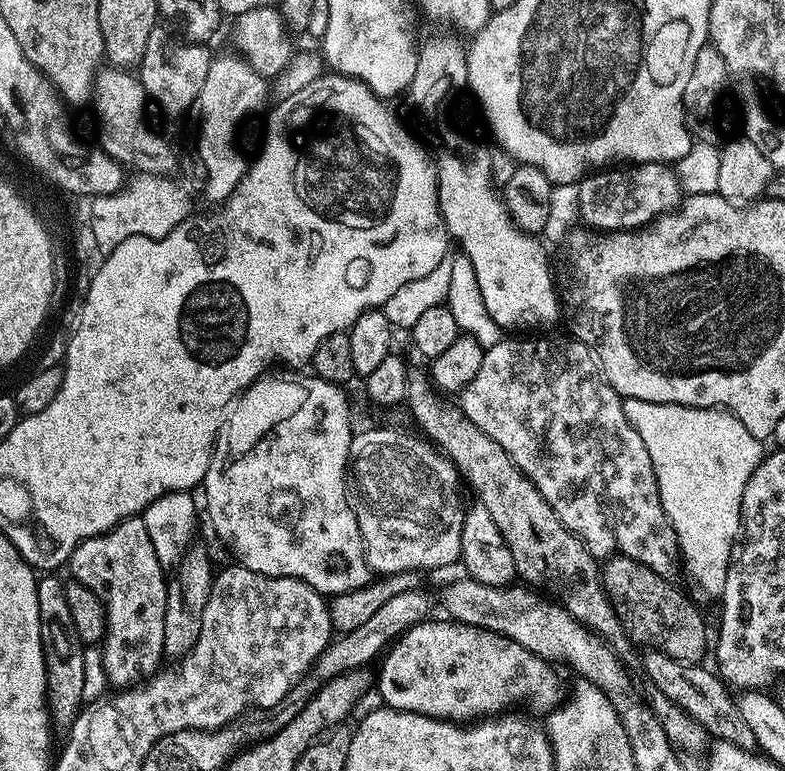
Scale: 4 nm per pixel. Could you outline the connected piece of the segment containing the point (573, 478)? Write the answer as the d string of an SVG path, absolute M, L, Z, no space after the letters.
M508 338L512 340L500 340L491 349L490 347L485 351L482 358L482 366L478 366L478 374L474 374L472 381L467 384L464 391L459 393L458 400L460 400L460 408L462 411L463 419L474 422L474 426L478 426L478 430L483 430L485 434L490 434L490 438L494 438L494 442L498 442L498 446L502 446L502 450L506 450L506 454L510 454L510 458L518 466L518 470L522 470L522 474L526 474L526 478L530 478L530 482L534 482L534 486L538 490L538 494L542 494L542 498L546 498L546 502L550 506L550 510L554 510L554 514L558 514L558 518L562 522L562 526L566 526L574 533L578 539L586 546L586 550L590 550L590 554L595 556L597 561L604 562L607 556L620 555L625 561L634 564L645 564L650 566L650 570L654 570L662 578L675 581L678 576L678 549L676 547L676 535L674 530L670 526L670 522L666 518L664 513L664 507L660 501L660 495L658 494L658 486L656 482L656 475L654 474L654 468L650 462L650 452L646 450L646 442L642 442L642 434L638 434L638 430L634 430L634 426L626 418L626 410L624 409L624 400L615 392L610 386L610 382L604 377L603 372L600 370L600 363L596 360L596 355L590 351L582 342L571 338L565 338L565 340L540 340L544 338Z

